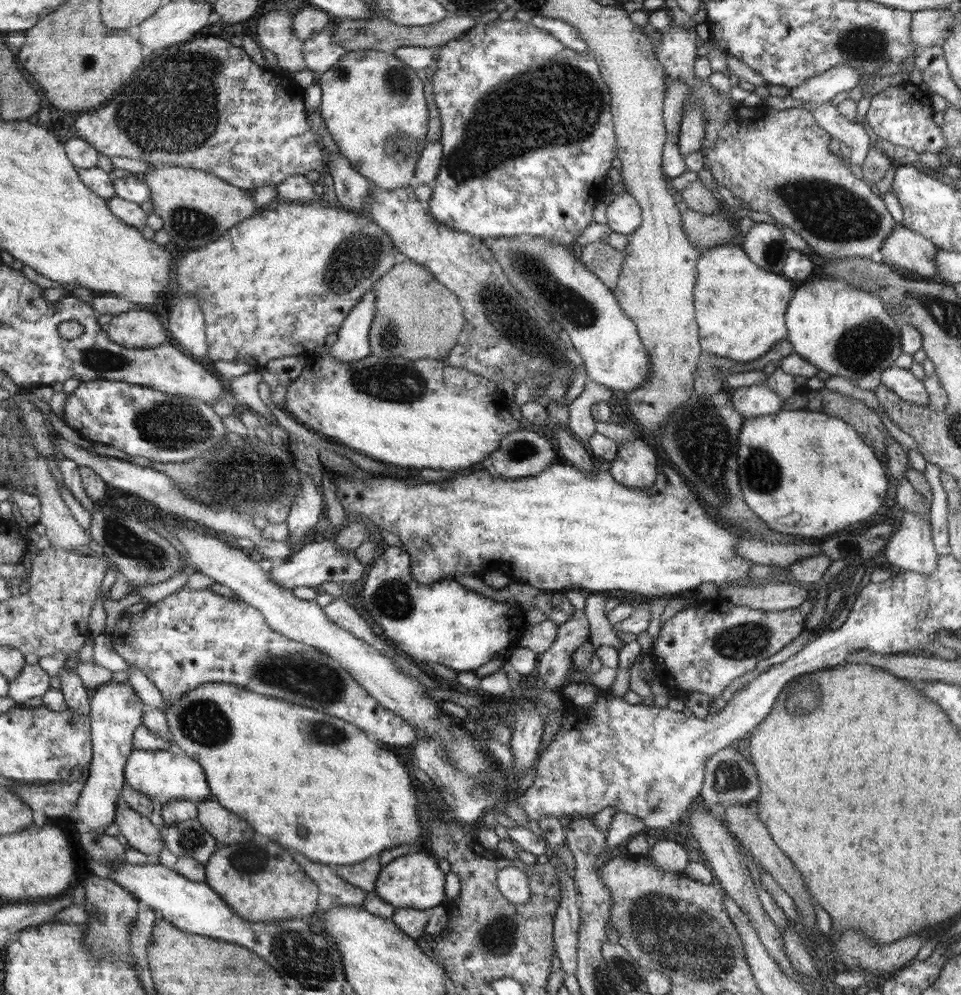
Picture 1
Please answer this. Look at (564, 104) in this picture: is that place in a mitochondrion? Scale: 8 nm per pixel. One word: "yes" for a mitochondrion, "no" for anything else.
yes

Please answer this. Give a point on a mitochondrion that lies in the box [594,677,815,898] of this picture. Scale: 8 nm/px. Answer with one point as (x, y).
(729, 775)

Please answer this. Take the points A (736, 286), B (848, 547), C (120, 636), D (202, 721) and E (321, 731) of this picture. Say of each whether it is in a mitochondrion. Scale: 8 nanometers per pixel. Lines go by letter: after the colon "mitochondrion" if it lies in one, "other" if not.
A: other
B: other
C: other
D: mitochondrion
E: mitochondrion

